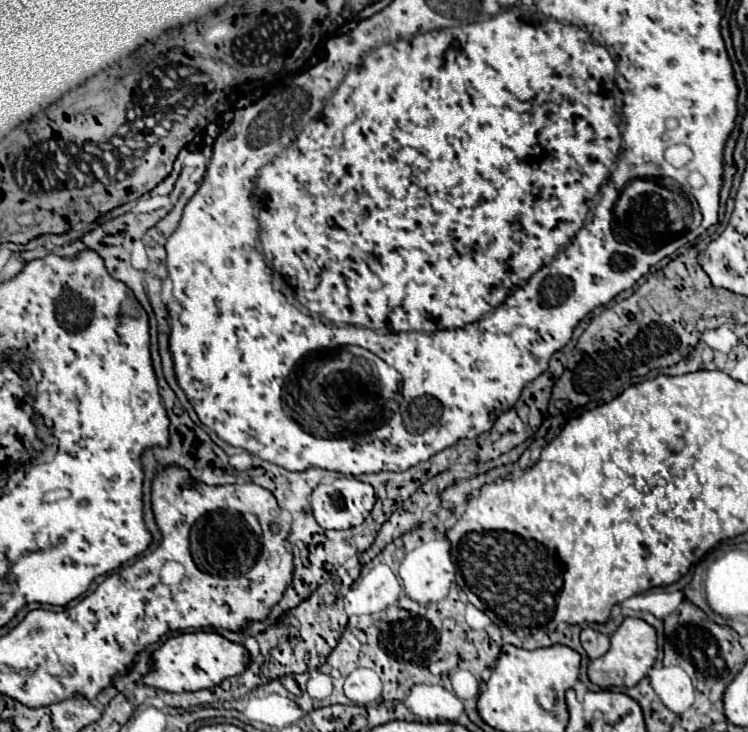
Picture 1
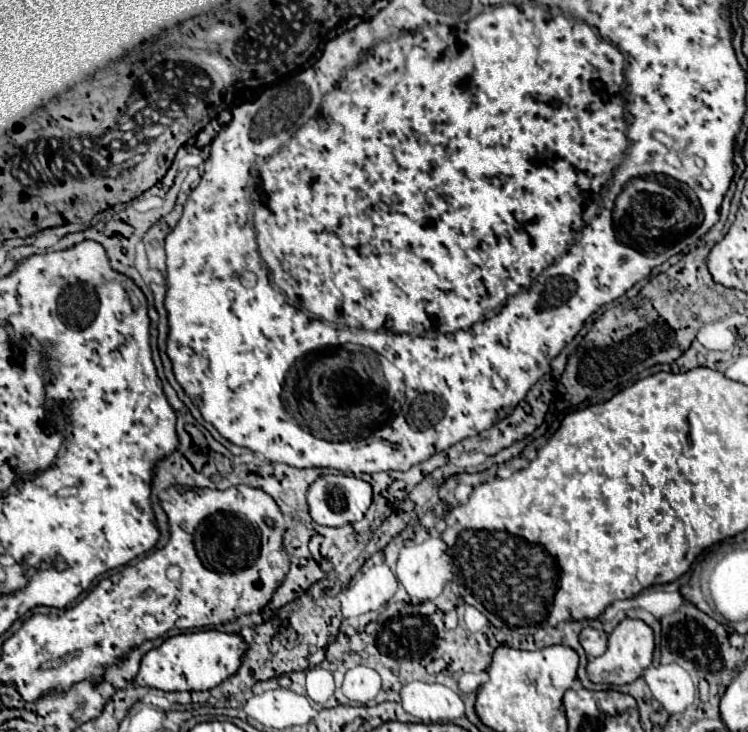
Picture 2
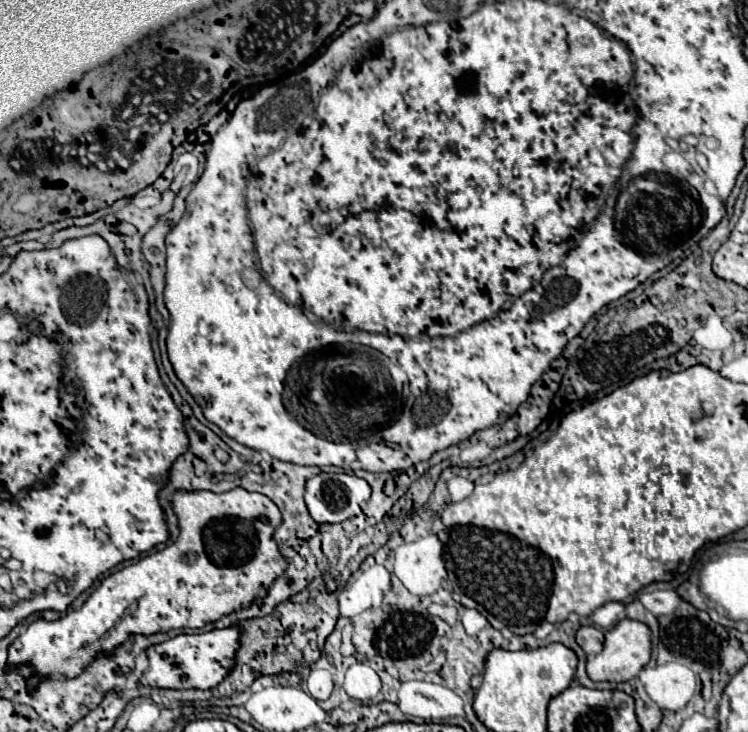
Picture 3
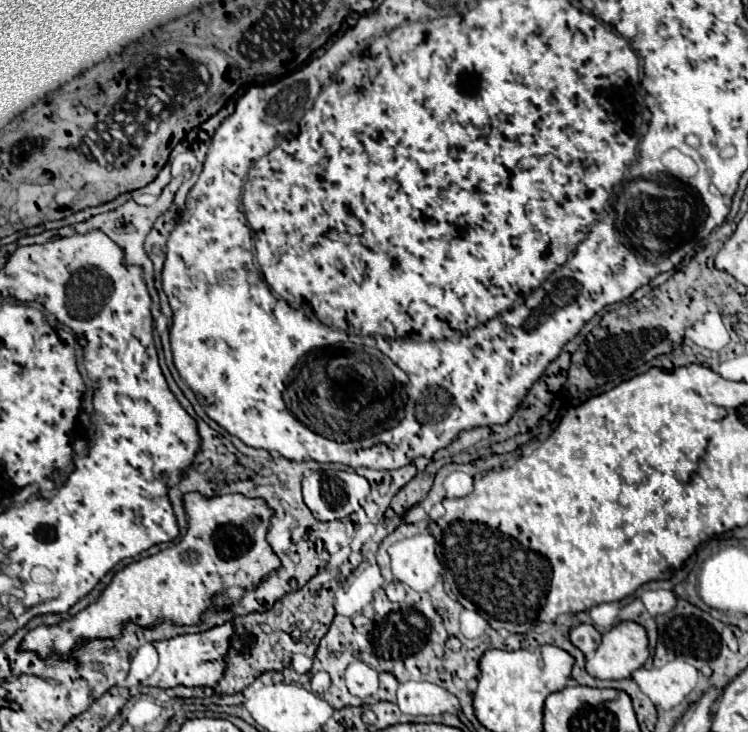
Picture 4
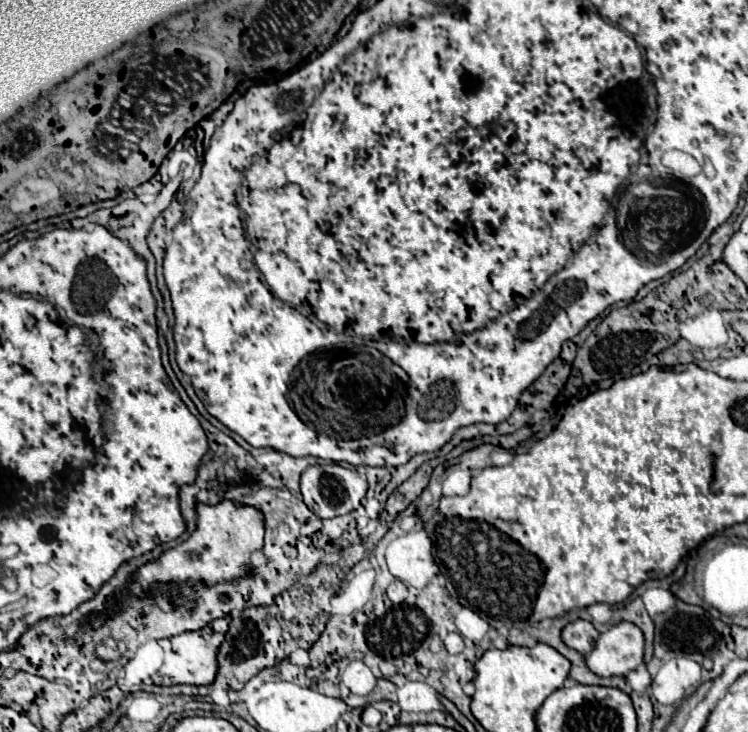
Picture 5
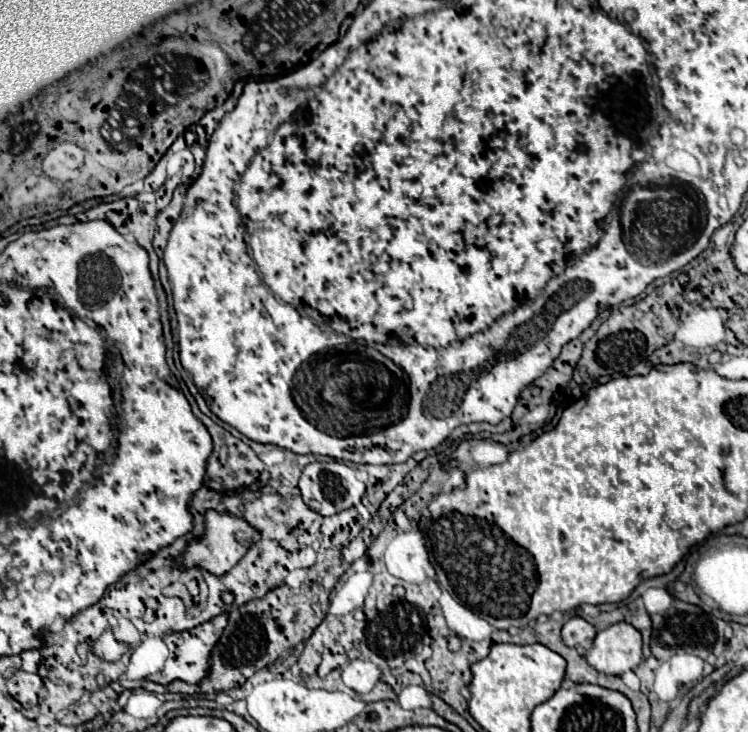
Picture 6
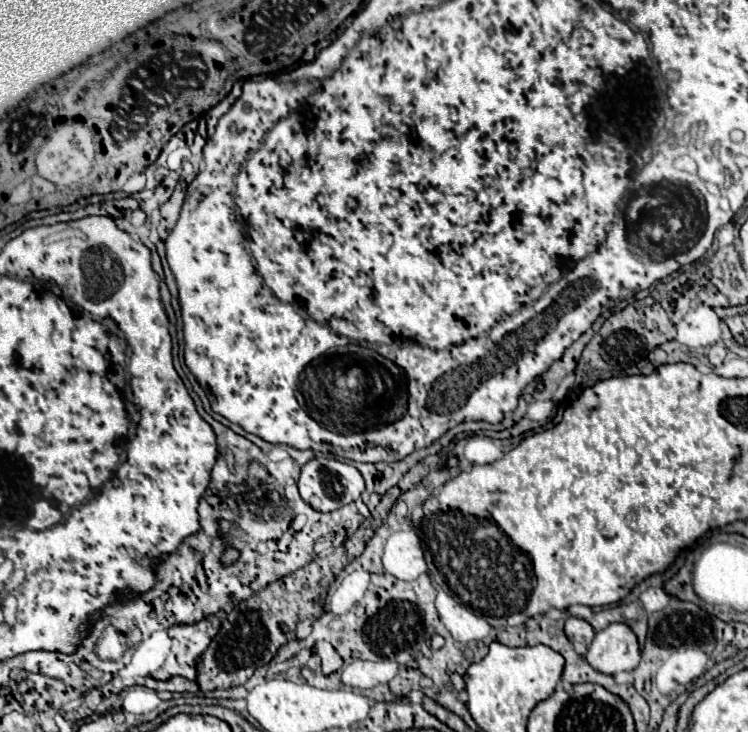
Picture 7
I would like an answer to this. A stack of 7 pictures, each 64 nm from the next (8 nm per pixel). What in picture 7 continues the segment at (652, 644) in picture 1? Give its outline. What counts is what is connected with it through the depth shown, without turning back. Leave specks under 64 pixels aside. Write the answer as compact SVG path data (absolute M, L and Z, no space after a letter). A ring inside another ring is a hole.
M610 624L596 632L586 654L588 664L602 674L630 672L640 662L640 646L626 624Z

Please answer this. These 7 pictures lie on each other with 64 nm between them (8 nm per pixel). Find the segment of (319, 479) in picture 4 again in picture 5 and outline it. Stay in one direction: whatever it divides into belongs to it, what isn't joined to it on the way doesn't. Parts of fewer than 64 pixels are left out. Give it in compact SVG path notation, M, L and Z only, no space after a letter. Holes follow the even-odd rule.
M316 464L316 466L308 466L302 472L300 488L302 488L306 506L314 514L318 514L320 518L334 518L334 516L342 516L356 510L368 490L368 484L354 468L344 468L340 464L324 464L324 466Z

